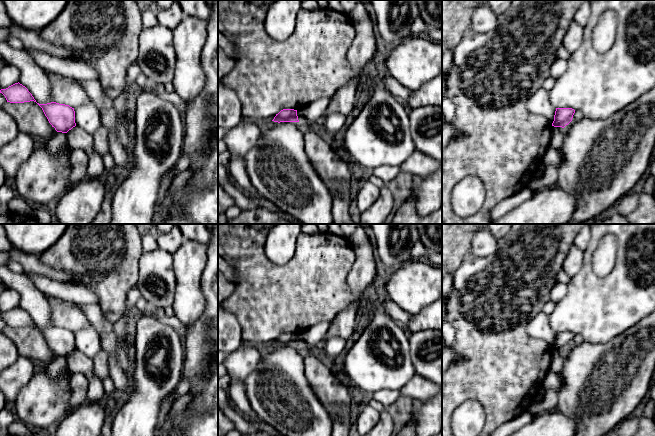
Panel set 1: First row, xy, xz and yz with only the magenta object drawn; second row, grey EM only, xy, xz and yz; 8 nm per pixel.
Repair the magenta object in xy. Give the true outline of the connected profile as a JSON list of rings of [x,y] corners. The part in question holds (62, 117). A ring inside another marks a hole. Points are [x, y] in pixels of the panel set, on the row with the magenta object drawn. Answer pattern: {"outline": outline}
{"outline": [[[56,102],[37,104],[42,108],[49,123],[57,132],[67,133],[76,126],[75,111],[69,105]]]}

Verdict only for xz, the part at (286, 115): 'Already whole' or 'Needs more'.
Already whole

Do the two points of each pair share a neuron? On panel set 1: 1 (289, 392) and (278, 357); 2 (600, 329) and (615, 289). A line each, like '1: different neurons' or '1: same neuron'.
1: same neuron
2: same neuron

